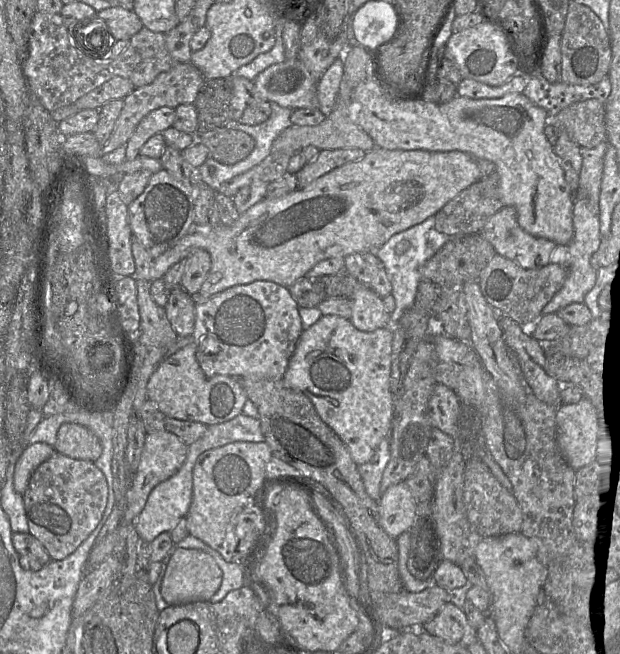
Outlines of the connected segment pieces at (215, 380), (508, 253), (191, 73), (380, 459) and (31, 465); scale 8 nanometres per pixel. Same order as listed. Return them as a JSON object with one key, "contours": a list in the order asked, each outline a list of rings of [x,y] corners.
{"contours":[[[[191,341],[165,357],[147,383],[147,396],[167,416],[184,421],[214,425],[242,413],[248,399],[239,381],[225,375],[206,377],[196,359],[196,344]]],[[[505,206],[495,213],[479,232],[490,242],[496,253],[524,269],[537,269],[550,263],[550,256],[558,245],[554,240],[524,231],[518,223],[517,211]]],[[[190,62],[177,63],[170,70],[161,73],[150,84],[135,88],[124,101],[122,111],[116,120],[113,132],[108,142],[101,149],[102,155],[109,154],[121,145],[125,145],[134,133],[140,121],[151,111],[161,107],[170,107],[175,109],[181,104],[195,104],[198,91],[205,81],[202,73]]],[[[389,437],[383,439],[372,459],[362,465],[358,465],[358,471],[362,478],[367,494],[379,501],[381,497],[380,484],[384,470],[390,459]]],[[[42,442],[29,444],[24,448],[15,466],[14,489],[16,492],[20,495],[24,494],[34,471],[55,452],[53,446]]]]}

